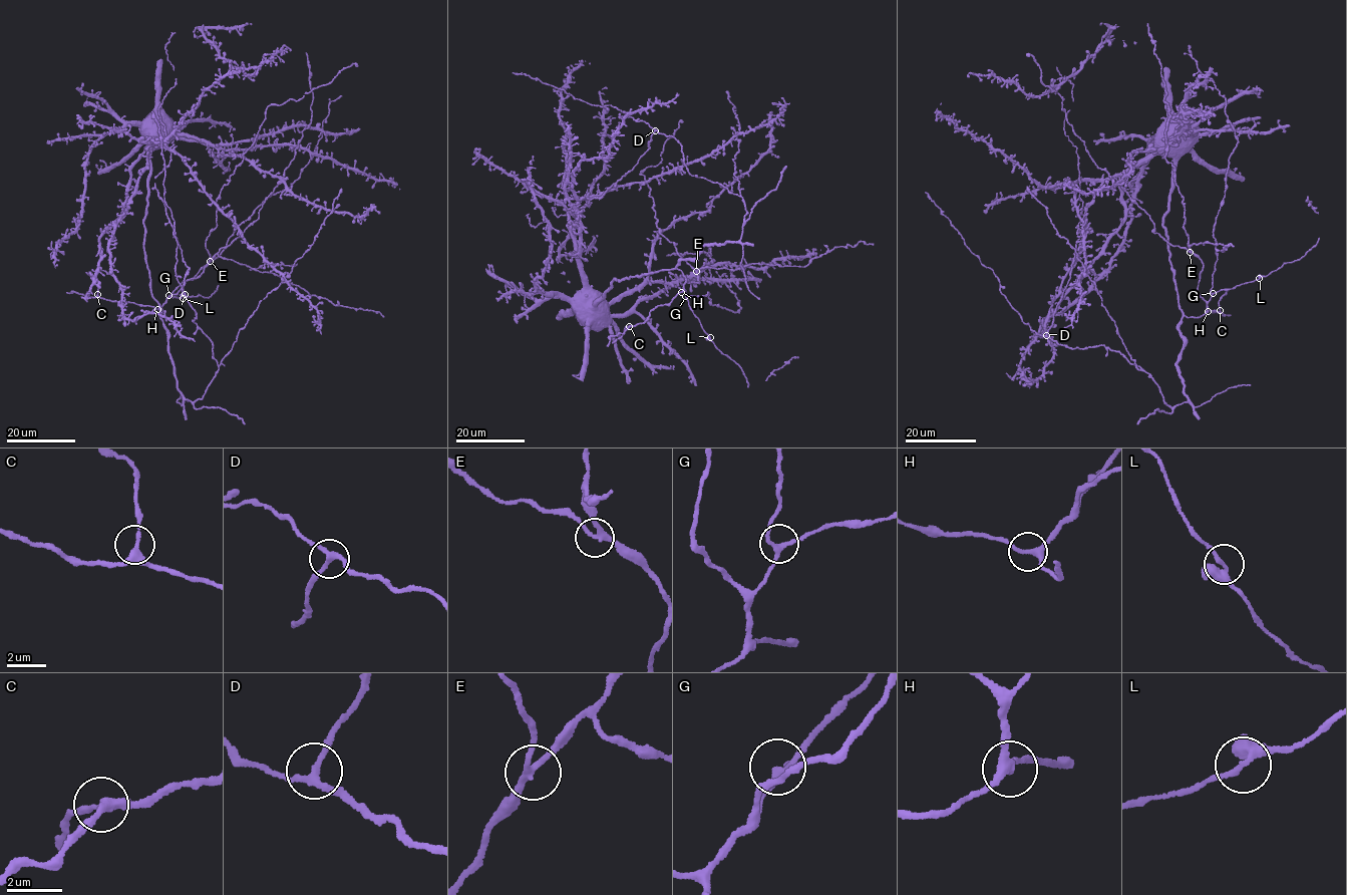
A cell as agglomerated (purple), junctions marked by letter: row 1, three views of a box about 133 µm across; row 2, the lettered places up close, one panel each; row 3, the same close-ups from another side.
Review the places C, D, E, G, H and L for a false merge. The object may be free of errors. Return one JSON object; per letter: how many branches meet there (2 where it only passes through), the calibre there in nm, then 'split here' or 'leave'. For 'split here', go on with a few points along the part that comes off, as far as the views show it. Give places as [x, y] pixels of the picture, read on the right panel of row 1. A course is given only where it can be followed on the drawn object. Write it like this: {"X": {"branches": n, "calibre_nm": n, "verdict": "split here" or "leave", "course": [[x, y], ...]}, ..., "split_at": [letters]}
{"C": {"branches": 3, "calibre_nm": 280, "verdict": "leave"}, "D": {"branches": 3, "calibre_nm": 240, "verdict": "leave"}, "E": {"branches": 3, "calibre_nm": 240, "verdict": "leave"}, "G": {"branches": 3, "calibre_nm": 200, "verdict": "leave"}, "H": {"branches": 3, "calibre_nm": 260, "verdict": "leave"}, "L": {"branches": 3, "calibre_nm": 240, "verdict": "leave"}, "split_at": []}

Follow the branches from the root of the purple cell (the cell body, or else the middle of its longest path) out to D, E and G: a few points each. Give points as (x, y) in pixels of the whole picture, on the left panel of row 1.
D: (162, 125), (150, 147), (144, 255), (150, 294), (170, 335), (176, 388), (193, 402), (219, 367), (185, 294)
E: (162, 125), (150, 147), (143, 223), (150, 294), (160, 312), (166, 298), (198, 277), (210, 261)
G: (162, 125), (150, 147), (143, 248), (150, 294), (162, 313), (160, 307), (169, 295)

